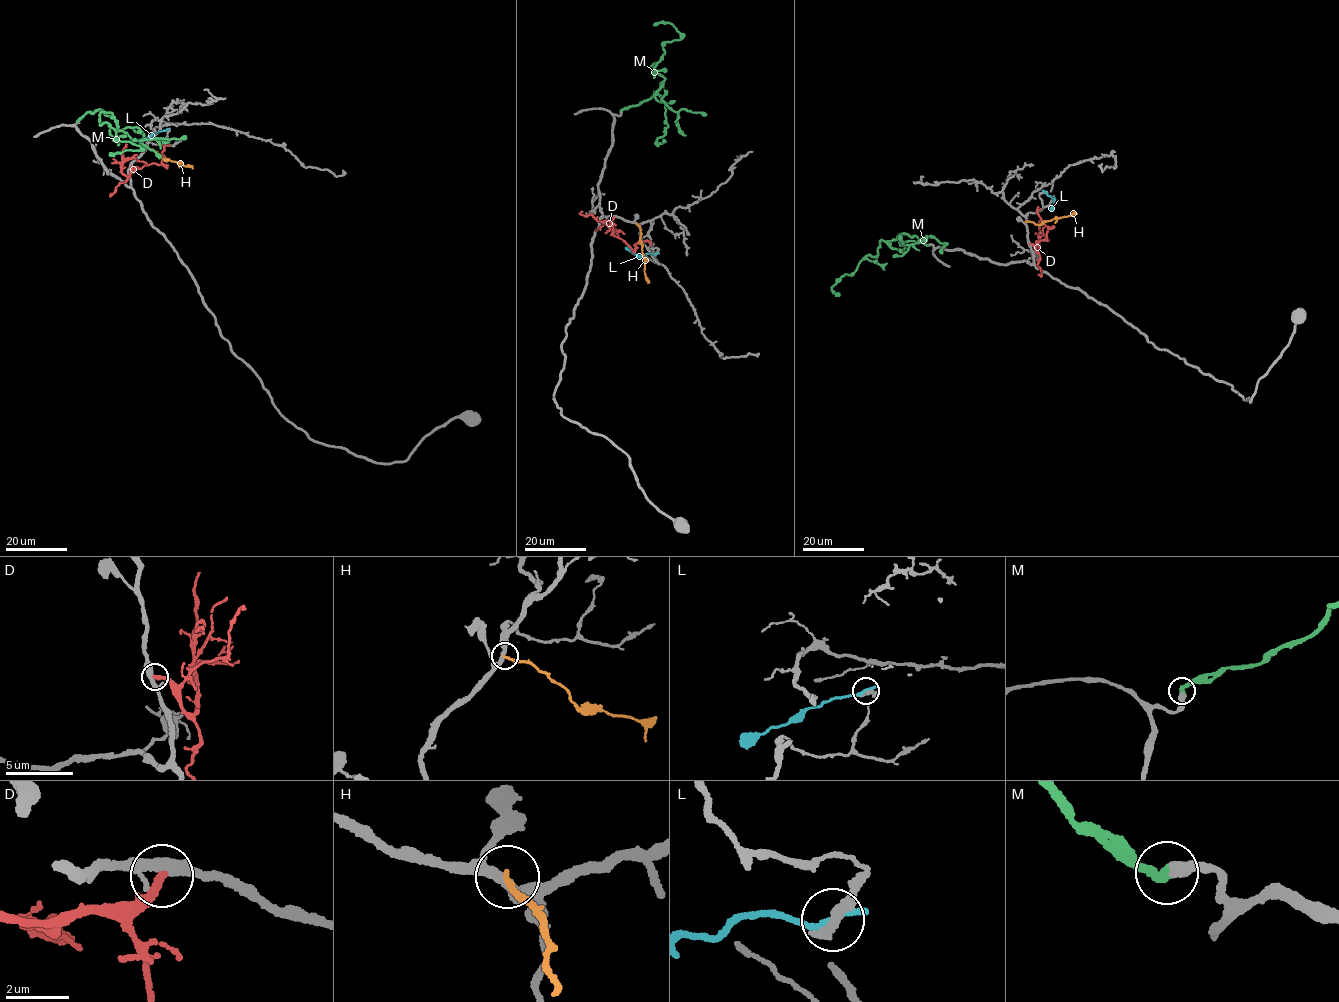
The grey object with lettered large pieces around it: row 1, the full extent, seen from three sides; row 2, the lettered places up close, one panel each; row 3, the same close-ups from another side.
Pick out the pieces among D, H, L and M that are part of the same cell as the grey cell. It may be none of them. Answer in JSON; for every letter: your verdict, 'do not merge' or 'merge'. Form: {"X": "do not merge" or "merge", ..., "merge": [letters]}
{"D": "do not merge", "H": "do not merge", "L": "do not merge", "M": "merge", "merge": ["M"]}

